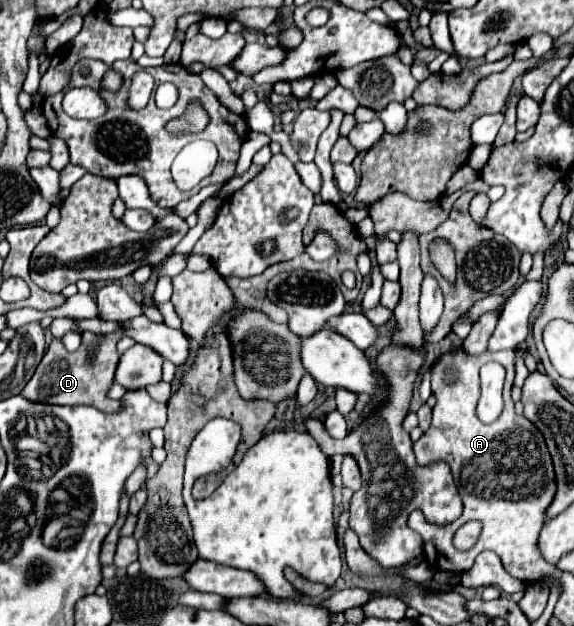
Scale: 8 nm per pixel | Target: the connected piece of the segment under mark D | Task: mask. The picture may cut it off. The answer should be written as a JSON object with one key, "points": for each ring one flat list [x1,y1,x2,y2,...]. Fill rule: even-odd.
{"points":[[84,333,82,335,82,345,78,351,74,353,68,353,62,345,60,339,52,339,50,347,46,349,46,355,42,359,42,363,38,365,38,371,34,373,34,377,28,381,28,385,22,389,22,397,32,401,32,403,46,403,46,405,92,405,104,413,116,413,120,411,120,401,114,401,114,399,108,399,106,393,110,389,110,385,114,383,114,367,118,365,118,359,120,359,120,353,116,351,116,343,122,335,94,335,94,333],[94,345,100,345,98,347,98,355,92,363,86,361,86,353,94,347]]}

